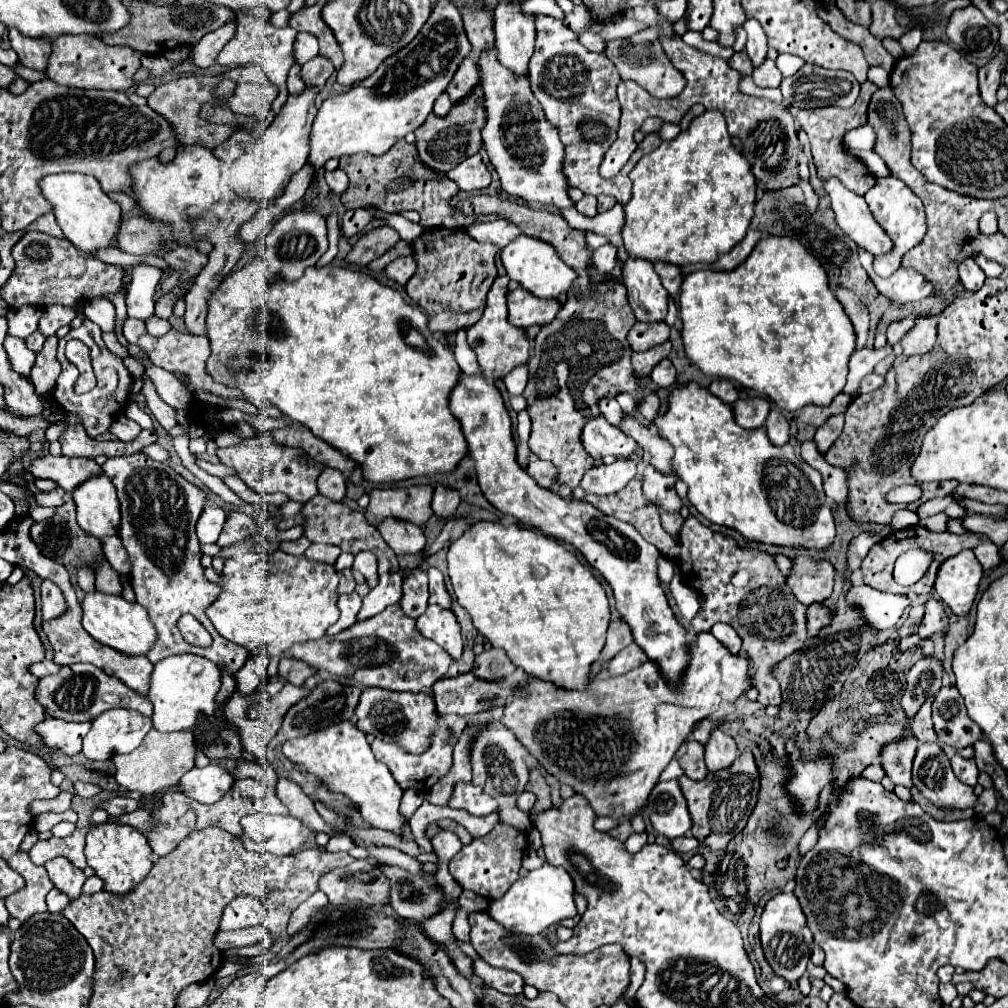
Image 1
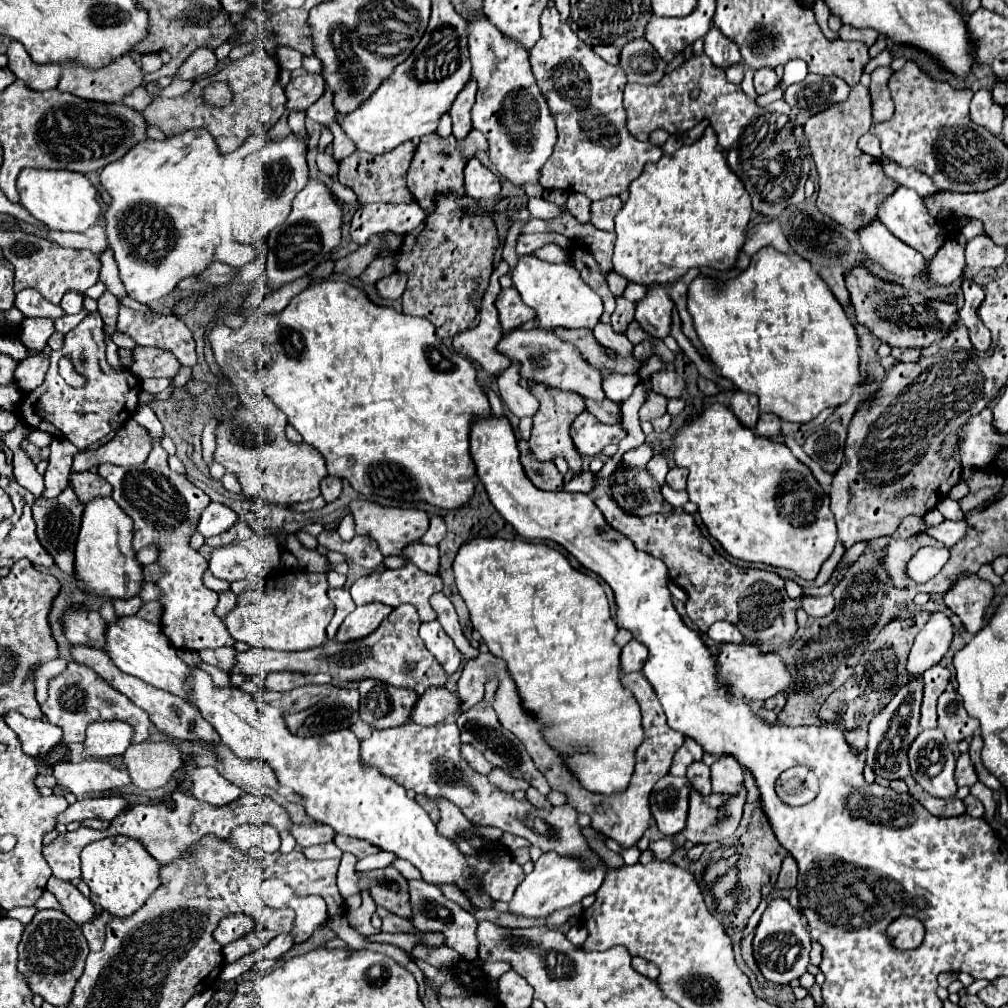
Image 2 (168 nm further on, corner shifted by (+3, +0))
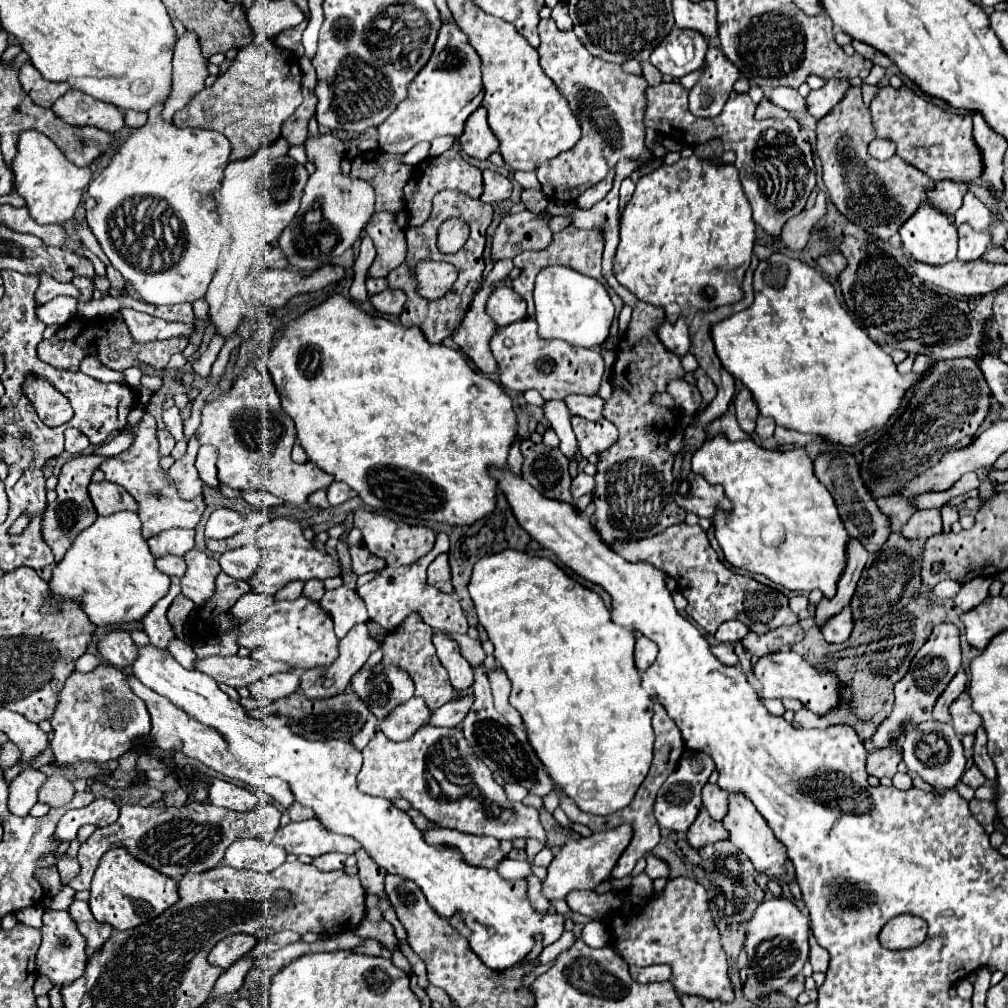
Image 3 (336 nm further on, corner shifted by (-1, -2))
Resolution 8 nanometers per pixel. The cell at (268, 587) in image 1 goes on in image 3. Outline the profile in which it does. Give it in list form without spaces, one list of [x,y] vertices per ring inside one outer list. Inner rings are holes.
[[[300,595],[294,601],[274,601],[258,615],[246,619],[238,627],[238,645],[251,651],[253,659],[272,657],[292,667],[312,669],[316,665],[330,665],[338,657],[338,639],[332,629],[332,617],[320,611],[320,603]]]

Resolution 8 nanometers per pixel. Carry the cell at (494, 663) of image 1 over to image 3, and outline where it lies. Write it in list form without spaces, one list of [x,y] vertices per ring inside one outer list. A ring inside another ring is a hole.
[[[462,695],[462,697],[448,701],[444,707],[440,707],[432,713],[428,723],[434,727],[456,727],[458,723],[464,721],[466,713],[470,711],[472,699],[474,699],[474,695]]]

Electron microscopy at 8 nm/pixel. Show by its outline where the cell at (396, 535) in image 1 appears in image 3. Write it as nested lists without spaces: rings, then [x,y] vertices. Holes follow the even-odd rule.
[[[448,553],[436,557],[428,567],[428,583],[444,593],[452,593],[450,583],[450,567],[448,567]]]

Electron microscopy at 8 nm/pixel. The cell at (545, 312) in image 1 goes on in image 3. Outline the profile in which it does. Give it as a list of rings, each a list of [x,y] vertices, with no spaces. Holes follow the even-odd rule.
[[[498,287],[488,299],[488,315],[496,321],[498,327],[510,325],[514,321],[520,321],[526,317],[526,301],[516,295],[512,287]]]

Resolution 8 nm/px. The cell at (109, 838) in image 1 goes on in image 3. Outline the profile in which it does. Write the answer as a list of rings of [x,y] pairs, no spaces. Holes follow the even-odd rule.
[[[116,847],[106,851],[104,859],[100,859],[96,873],[92,877],[88,903],[96,921],[110,923],[114,929],[124,931],[130,927],[138,927],[140,923],[160,915],[176,901],[178,901],[178,893],[174,879],[160,875],[160,871],[152,871],[152,867],[148,867],[146,863],[140,863],[140,859],[138,861],[132,859],[128,851]]]

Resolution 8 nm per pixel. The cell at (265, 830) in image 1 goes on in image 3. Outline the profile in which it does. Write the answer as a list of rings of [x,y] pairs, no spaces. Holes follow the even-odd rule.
[[[236,839],[222,859],[224,865],[236,869],[250,869],[256,873],[270,873],[286,861],[286,851],[280,845],[262,839]]]

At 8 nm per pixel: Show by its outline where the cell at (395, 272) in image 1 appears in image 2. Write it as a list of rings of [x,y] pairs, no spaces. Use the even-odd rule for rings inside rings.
[[[392,273],[384,279],[380,279],[376,283],[376,289],[378,289],[378,295],[384,297],[384,299],[400,299],[404,289],[406,289],[406,275],[402,273]]]

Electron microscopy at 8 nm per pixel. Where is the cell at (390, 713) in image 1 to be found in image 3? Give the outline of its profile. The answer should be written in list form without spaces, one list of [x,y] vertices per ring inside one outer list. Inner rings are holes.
[[[376,665],[370,671],[356,673],[350,685],[366,703],[366,707],[378,717],[378,721],[386,719],[392,709],[414,695],[414,683],[410,675],[396,667],[382,669],[380,665]]]

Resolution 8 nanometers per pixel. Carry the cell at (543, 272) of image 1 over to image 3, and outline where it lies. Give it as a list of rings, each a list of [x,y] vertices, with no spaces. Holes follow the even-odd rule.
[[[544,267],[544,271],[540,271],[536,275],[536,283],[534,283],[534,319],[538,323],[538,335],[544,339],[562,339],[570,345],[576,347],[596,347],[600,343],[606,341],[608,337],[608,329],[610,323],[614,319],[614,305],[610,301],[610,295],[606,291],[606,287],[592,277],[584,277],[578,271],[572,271],[568,267]]]

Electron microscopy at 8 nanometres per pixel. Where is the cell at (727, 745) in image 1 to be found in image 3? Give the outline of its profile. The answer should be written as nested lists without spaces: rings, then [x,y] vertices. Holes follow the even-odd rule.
[[[730,791],[728,793],[728,815],[724,817],[724,827],[730,831],[730,841],[744,853],[750,857],[750,861],[754,863],[754,869],[760,871],[760,873],[766,873],[766,875],[772,875],[772,877],[782,877],[786,879],[786,873],[784,873],[784,859],[786,859],[786,849],[784,845],[774,837],[772,829],[768,827],[768,823],[764,823],[764,817],[756,811],[754,803],[746,797],[746,795],[740,795],[740,793],[734,793]]]

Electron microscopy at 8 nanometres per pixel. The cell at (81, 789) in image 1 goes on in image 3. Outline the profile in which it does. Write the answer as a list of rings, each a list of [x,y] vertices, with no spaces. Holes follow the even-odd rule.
[[[24,769],[16,779],[10,781],[8,809],[14,815],[28,815],[32,805],[38,801],[38,789],[46,781],[46,775],[38,769]]]

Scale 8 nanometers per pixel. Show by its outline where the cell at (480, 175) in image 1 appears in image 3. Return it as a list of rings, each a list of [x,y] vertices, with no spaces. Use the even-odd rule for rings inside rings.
[[[484,169],[482,177],[484,177],[484,191],[482,191],[480,199],[484,203],[496,203],[496,201],[510,199],[512,183],[504,175],[500,175],[500,173],[492,171],[492,169]]]

